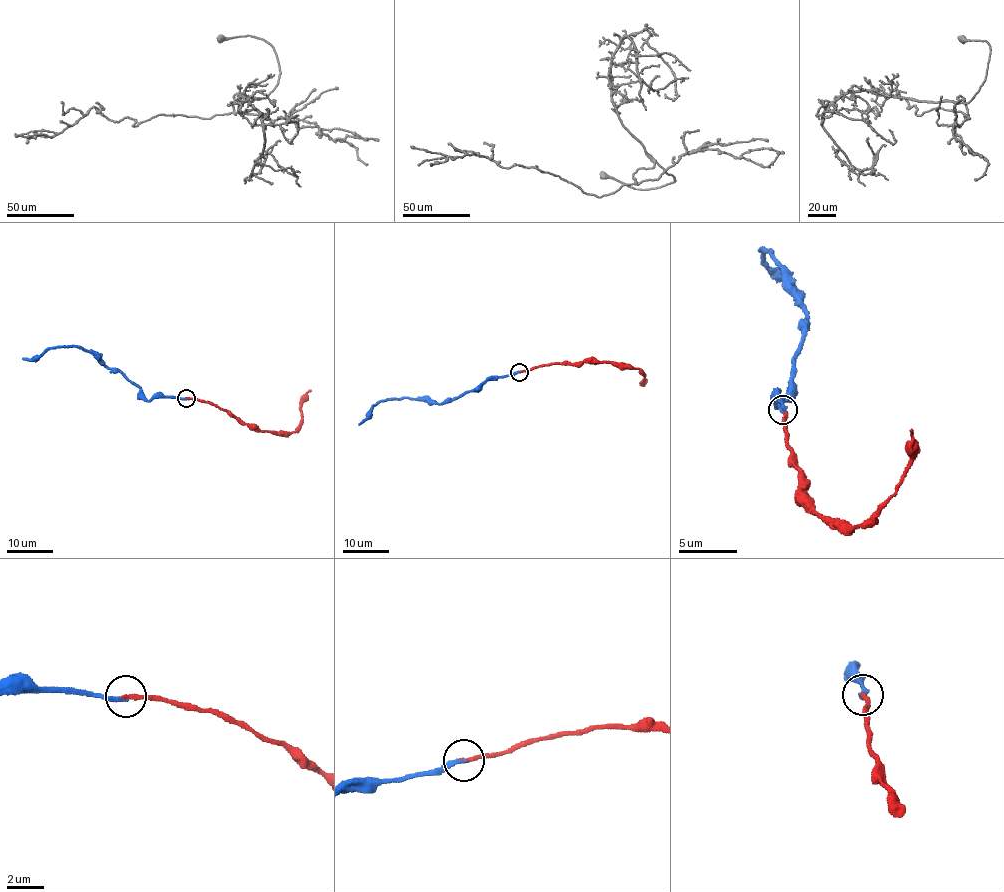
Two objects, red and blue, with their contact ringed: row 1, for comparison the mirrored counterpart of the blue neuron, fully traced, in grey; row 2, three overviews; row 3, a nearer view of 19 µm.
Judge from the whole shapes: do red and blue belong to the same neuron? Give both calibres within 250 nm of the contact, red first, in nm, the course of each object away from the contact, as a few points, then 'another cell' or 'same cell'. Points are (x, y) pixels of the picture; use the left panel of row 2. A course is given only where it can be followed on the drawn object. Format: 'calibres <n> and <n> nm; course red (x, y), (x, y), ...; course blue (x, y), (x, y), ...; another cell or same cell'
calibres 240 and 160 nm; course red (186, 398), (213, 403), (260, 430), (286, 433), (294, 432), (302, 417), (301, 399), (311, 390); course blue (186, 399), (148, 400), (119, 372), (105, 367), (91, 353), (76, 346), (51, 348), (40, 356), (23, 358); same cell

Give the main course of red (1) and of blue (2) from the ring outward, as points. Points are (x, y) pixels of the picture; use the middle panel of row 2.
1: (519, 372), (546, 365), (600, 362), (637, 367), (644, 378), (640, 383), (647, 380)
2: (519, 372), (488, 377), (478, 388), (438, 404), (419, 399), (378, 401), (359, 425)

